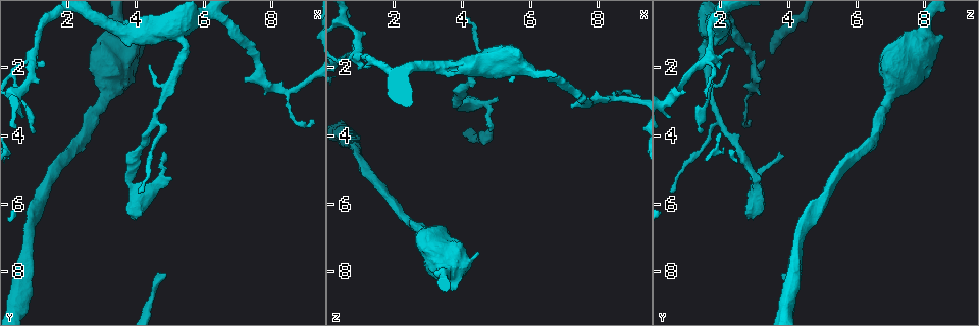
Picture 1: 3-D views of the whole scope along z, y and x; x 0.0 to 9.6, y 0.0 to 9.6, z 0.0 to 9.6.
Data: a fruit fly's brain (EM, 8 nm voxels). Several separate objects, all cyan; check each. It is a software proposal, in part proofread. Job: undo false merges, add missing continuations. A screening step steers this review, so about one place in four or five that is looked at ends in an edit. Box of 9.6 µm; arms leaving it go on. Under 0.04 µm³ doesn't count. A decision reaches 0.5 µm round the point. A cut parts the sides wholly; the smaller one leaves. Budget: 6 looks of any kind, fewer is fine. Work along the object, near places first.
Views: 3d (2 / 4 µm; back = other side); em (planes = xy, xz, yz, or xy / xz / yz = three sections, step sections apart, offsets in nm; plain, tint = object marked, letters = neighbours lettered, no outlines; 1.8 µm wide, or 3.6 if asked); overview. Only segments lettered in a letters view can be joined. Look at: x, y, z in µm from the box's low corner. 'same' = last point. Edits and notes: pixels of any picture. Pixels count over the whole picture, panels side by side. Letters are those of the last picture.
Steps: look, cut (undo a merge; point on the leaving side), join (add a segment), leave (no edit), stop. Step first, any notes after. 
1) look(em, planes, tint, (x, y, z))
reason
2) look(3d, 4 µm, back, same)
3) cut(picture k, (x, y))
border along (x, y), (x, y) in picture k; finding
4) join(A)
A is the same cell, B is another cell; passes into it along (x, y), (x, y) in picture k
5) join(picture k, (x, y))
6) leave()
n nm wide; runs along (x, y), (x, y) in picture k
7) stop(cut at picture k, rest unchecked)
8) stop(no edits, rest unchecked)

look(3d, 4 µm, (4.85, 4.45, 3.80))
thin end

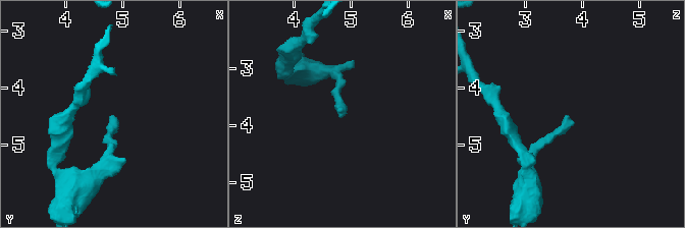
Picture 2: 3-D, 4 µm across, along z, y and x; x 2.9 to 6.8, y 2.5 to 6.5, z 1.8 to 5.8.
look(em, planes, letters, (4.80, 4.50, 3.75))
now the EM

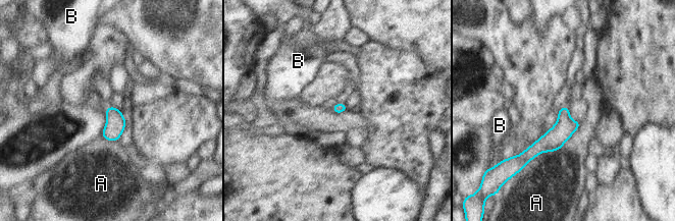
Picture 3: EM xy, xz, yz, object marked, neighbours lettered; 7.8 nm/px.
leave()
A and B are other cells; border along (560, 149), (549, 153) in picture 3; no lettered segment goes on from it

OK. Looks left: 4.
look(3d, 2 µm, (1.00, 3.95, 1.50))
free end

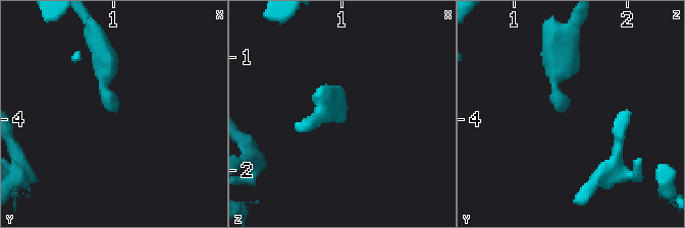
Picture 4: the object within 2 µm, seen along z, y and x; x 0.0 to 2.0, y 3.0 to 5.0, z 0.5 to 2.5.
look(em, 3.6 µm, planes, letters, (1.04, 3.90, 1.48))

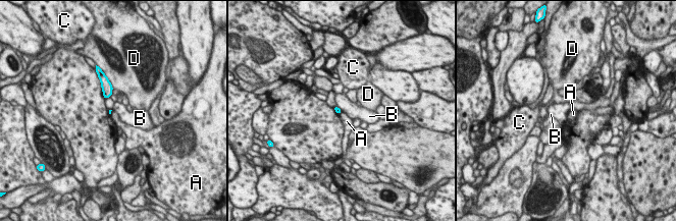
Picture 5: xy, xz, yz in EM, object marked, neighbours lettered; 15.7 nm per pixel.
leave()
D touches over 170 nm; A, B, C and D are other cells; border along (341, 111), (339, 114) in picture 5; no lettered segment goes on from it

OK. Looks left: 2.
stop(no edits, rest unchecked)

